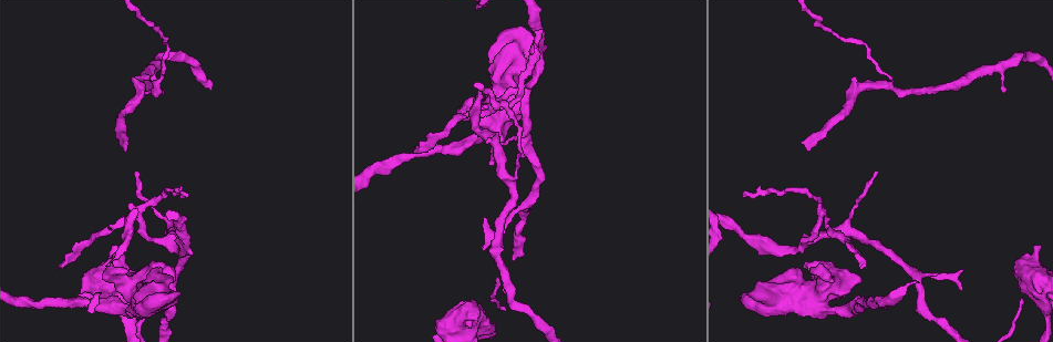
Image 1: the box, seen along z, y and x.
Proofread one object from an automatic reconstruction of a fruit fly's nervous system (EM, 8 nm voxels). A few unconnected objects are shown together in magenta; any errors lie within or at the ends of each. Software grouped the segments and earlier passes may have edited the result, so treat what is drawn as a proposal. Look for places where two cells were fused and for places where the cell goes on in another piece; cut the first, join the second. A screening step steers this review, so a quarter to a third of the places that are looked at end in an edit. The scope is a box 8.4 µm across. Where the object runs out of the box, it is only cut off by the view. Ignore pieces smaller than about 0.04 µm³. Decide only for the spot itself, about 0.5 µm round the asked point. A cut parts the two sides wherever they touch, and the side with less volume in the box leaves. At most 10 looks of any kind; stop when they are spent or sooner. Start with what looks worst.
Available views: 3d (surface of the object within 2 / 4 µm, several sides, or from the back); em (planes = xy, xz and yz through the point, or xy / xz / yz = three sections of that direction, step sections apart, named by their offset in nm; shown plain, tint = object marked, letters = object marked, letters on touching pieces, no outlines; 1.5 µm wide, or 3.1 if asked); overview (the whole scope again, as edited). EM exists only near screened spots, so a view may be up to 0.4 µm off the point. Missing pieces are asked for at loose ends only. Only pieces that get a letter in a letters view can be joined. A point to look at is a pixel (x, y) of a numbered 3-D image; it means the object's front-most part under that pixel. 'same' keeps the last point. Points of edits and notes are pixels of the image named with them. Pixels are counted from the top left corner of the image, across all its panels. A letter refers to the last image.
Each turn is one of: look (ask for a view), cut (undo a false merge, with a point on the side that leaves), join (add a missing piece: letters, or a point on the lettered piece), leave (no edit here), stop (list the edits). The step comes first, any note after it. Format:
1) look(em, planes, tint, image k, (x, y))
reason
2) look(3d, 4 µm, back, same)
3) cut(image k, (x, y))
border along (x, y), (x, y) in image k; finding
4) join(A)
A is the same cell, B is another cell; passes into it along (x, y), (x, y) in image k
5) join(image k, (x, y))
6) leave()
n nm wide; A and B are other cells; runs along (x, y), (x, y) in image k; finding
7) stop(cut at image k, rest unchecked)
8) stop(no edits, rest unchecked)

look(3d, 2 µm, back, image 1, (860, 281))
thick end

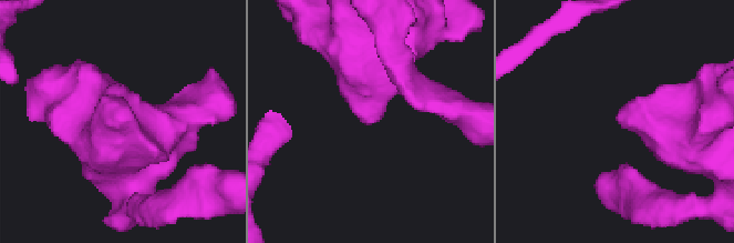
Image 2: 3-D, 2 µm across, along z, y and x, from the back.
look(em, planes, letters, image 2, (378, 118))
shape alone is not enough

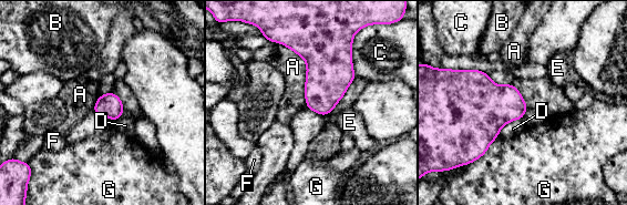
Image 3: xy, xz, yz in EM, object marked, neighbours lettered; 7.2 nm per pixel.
leave()
A, B, C, D, E, F and G are other cells; border along (271, 40), (305, 61), (307, 105) in image 3; no lettered piece goes on from it

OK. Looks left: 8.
look(em, planes, letters, image 1, (60, 266))
tapers out

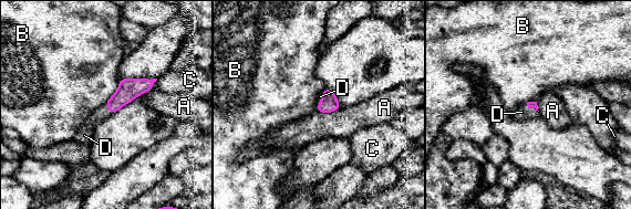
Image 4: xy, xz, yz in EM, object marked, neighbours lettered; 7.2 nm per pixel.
join(D)
D is the same cell, A, B and C are other cells; it goes on there

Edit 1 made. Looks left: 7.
look(3d, 4 µm, image 1, (1039, 246))
an open end

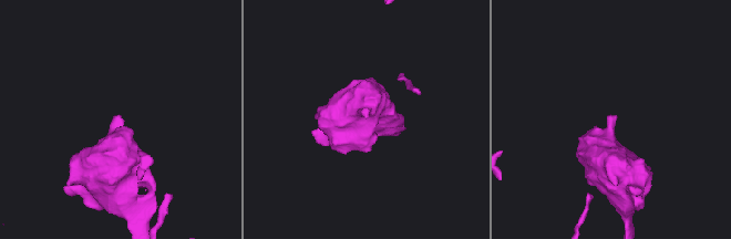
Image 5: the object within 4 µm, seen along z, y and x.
look(em, planes, letters, image 5, (120, 115))
now the EM

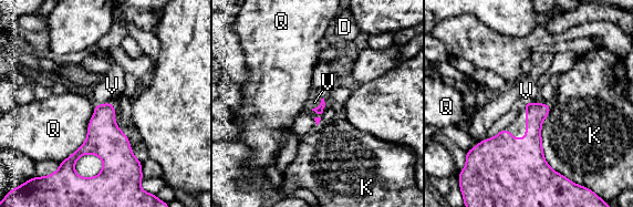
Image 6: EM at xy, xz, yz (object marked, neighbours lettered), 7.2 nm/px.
leave()
D, K, Q and V are other cells; border along (323, 97), (317, 106), (311, 109) in image 6; none of them fits

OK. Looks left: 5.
look(3d, 2 µm, image 1, (489, 110))
sharp bend

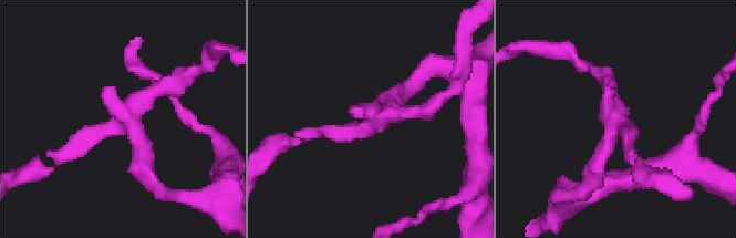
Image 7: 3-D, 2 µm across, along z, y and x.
look(em, planes, letters, image 7, (123, 124))
now the EM

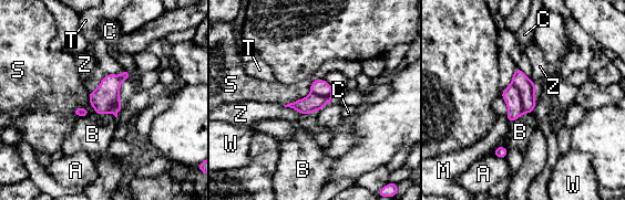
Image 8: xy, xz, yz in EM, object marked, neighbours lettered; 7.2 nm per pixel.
cut(image 8, (511, 95))
160 nm wide; A, B, C, M, S, T, W and Z are other cells; border along (512, 83), (519, 93), (523, 112) in image 8; a second cell is stuck on

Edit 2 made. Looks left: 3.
stop(join at image 4, cut at image 8, rest unchecked)

